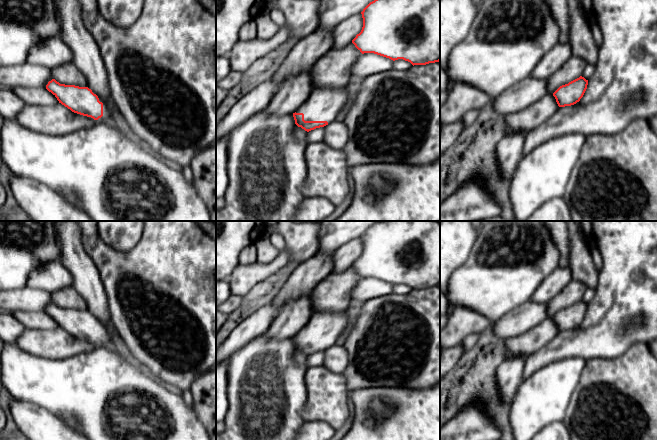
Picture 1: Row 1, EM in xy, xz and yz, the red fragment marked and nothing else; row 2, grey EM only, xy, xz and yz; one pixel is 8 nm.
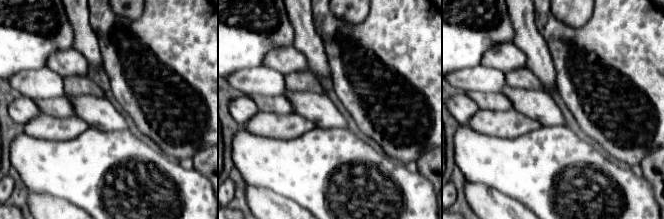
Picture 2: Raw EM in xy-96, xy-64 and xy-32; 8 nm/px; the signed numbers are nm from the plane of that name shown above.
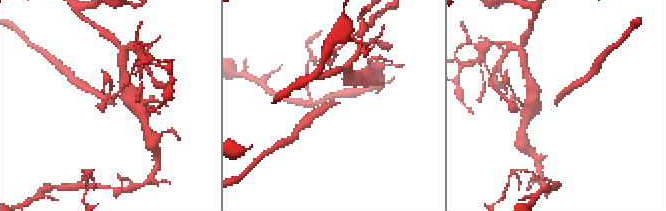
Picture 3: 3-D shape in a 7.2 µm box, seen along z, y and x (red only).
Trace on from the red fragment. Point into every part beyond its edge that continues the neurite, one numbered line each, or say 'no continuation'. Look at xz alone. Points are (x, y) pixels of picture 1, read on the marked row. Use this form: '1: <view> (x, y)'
1: xz (323, 104)

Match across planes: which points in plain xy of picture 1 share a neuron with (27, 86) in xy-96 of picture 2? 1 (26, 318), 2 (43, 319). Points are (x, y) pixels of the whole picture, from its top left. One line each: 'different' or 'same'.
1: different
2: different

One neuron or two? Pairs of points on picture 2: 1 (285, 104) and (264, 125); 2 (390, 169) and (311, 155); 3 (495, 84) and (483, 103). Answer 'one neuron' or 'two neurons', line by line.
1: two neurons
2: one neuron
3: two neurons

